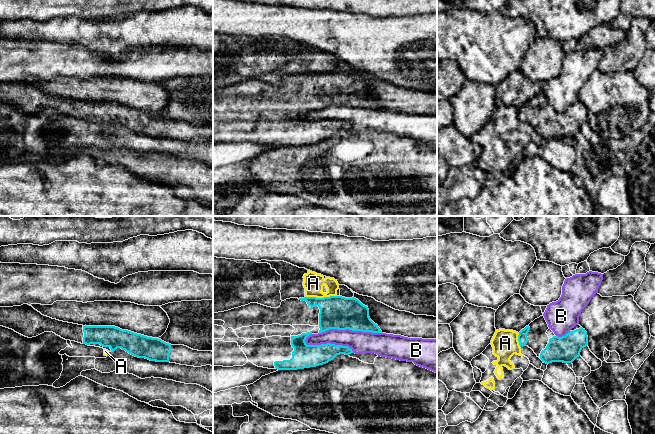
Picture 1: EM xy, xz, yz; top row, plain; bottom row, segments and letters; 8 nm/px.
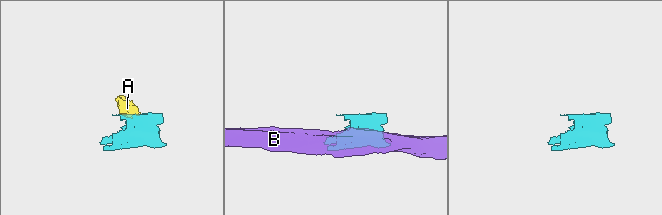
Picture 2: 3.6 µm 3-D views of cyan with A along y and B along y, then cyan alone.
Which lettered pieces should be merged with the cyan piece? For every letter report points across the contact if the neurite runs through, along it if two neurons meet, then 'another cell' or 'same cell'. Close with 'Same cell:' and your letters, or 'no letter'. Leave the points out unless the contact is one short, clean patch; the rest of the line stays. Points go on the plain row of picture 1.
A: along xz (335, 71), (305, 73) | another cell
B: another cell
Same cell: no letter

